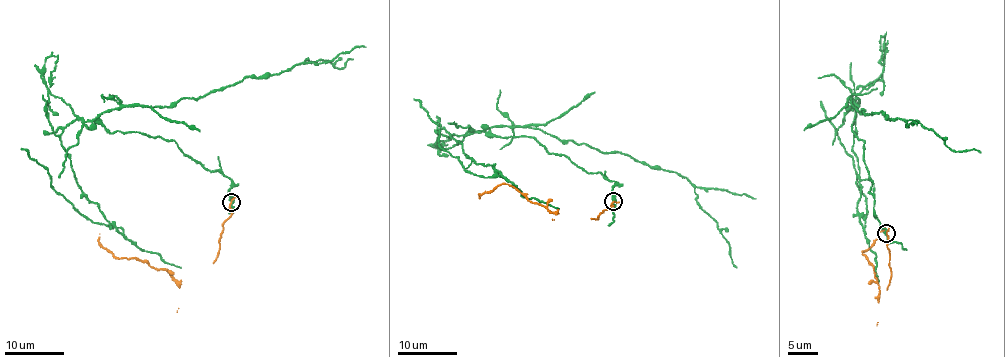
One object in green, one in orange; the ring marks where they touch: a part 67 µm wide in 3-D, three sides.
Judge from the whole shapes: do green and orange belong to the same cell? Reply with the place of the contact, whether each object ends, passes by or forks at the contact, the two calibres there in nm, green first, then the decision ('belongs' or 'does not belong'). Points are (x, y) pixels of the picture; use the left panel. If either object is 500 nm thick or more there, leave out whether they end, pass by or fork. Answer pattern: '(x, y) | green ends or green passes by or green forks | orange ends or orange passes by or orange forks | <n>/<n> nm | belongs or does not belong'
(231, 202) | green passes by | orange passes by | 360/160 nm | does not belong

